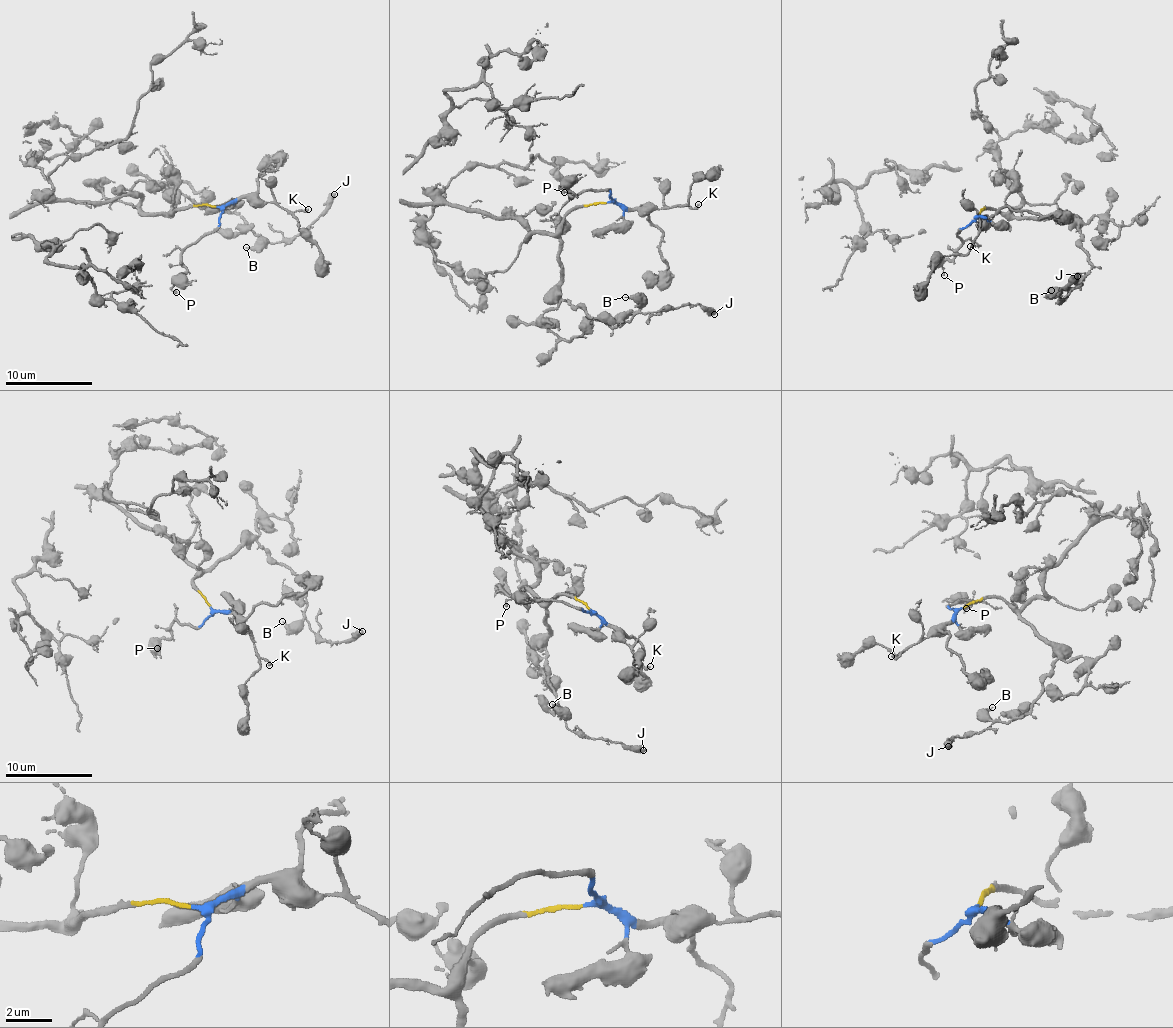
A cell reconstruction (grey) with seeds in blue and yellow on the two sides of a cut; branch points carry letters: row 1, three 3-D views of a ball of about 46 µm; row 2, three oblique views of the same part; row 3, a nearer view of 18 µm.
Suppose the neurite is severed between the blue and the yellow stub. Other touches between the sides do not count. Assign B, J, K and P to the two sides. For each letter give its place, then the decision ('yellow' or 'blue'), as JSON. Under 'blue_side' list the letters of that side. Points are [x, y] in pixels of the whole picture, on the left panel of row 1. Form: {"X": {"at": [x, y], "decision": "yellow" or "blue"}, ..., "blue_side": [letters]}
{"B": {"at": [246, 247], "decision": "yellow"}, "J": {"at": [334, 194], "decision": "yellow"}, "K": {"at": [308, 209], "decision": "blue"}, "P": {"at": [176, 292], "decision": "blue"}, "blue_side": ["K", "P"]}

